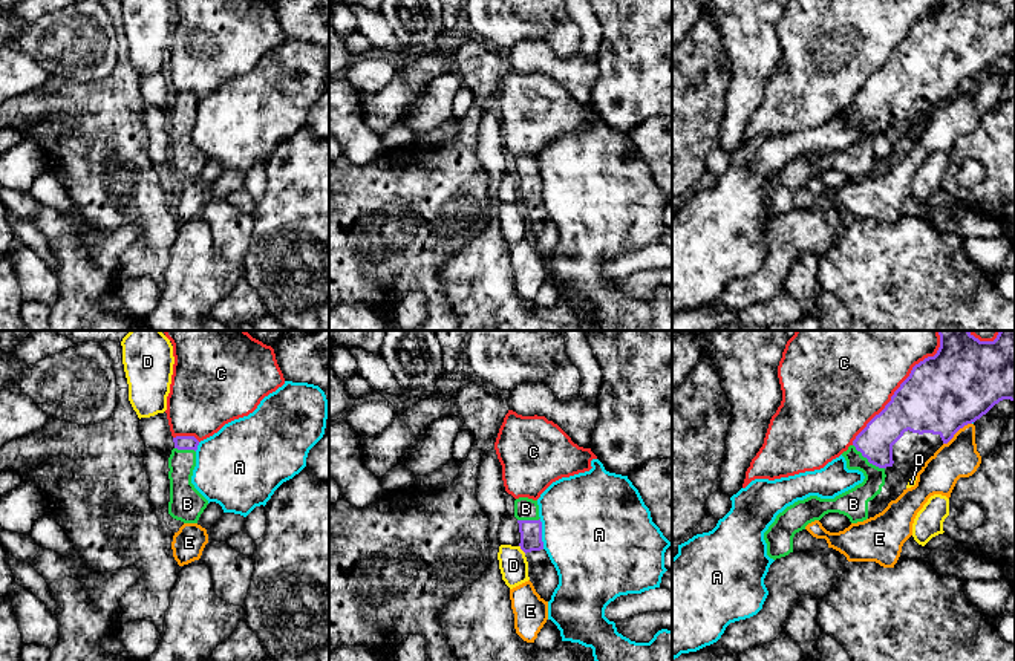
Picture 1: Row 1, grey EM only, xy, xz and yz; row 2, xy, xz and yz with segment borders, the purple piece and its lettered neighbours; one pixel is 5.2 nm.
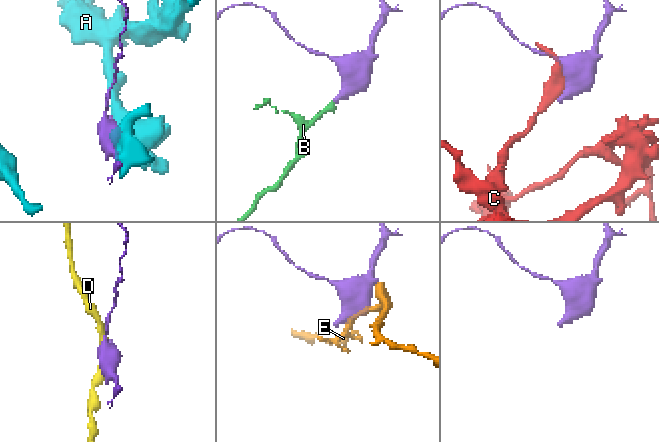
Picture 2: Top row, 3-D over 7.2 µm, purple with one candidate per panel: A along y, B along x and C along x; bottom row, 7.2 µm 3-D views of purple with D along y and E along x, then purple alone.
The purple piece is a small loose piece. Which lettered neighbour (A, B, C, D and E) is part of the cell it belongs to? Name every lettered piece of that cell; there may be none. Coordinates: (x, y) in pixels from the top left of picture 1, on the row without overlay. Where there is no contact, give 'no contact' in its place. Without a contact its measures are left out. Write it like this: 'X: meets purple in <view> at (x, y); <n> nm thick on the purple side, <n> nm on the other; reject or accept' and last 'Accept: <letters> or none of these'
A: meets purple in xz at (541, 192); 110 nm thick on the purple side, 500 nm on the other; reject
B: meets purple in yz at (868, 118); 180 nm thick on the purple side, 150 nm on the other; accept
C: meets purple in yz at (896, 48); 400 nm thick on the purple side, 440 nm on the other; reject
D: meets purple in xz at (522, 207); 110 nm thick on the purple side, 150 nm on the other; reject
E: meets purple in yz at (957, 87); 400 nm thick on the purple side, 200 nm on the other; reject
Accept: B

